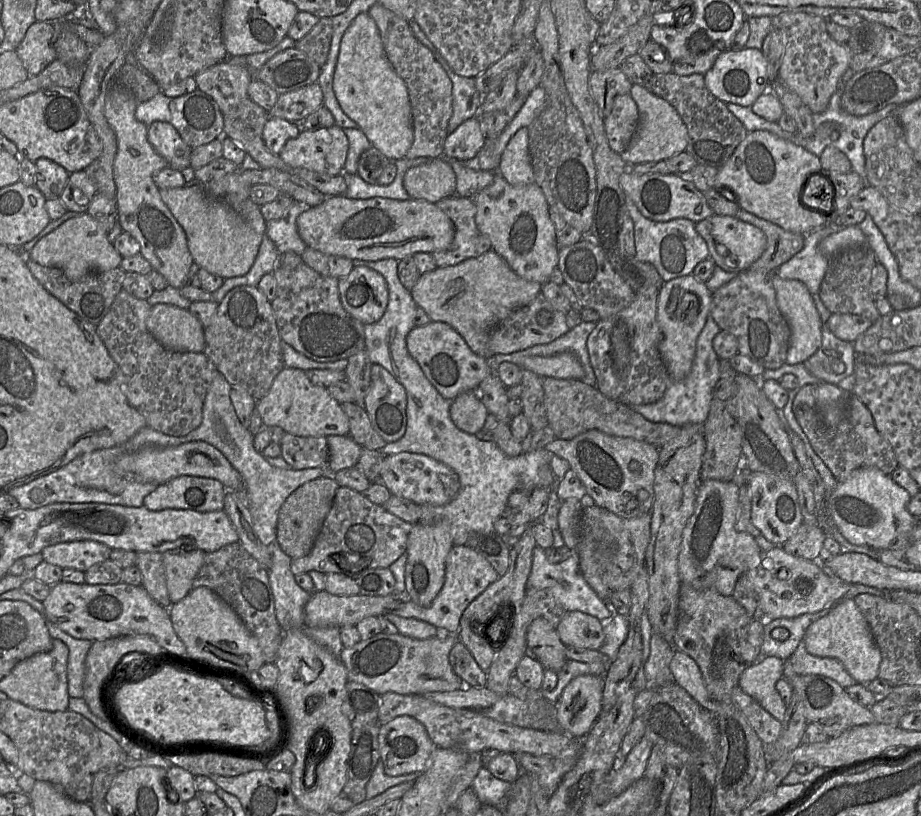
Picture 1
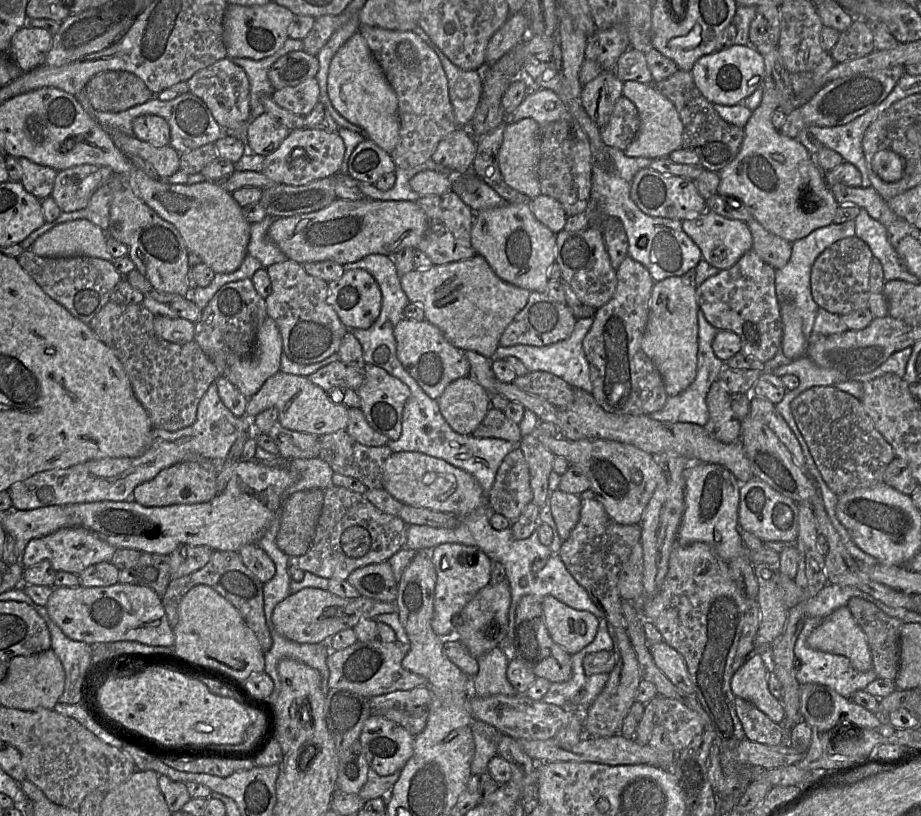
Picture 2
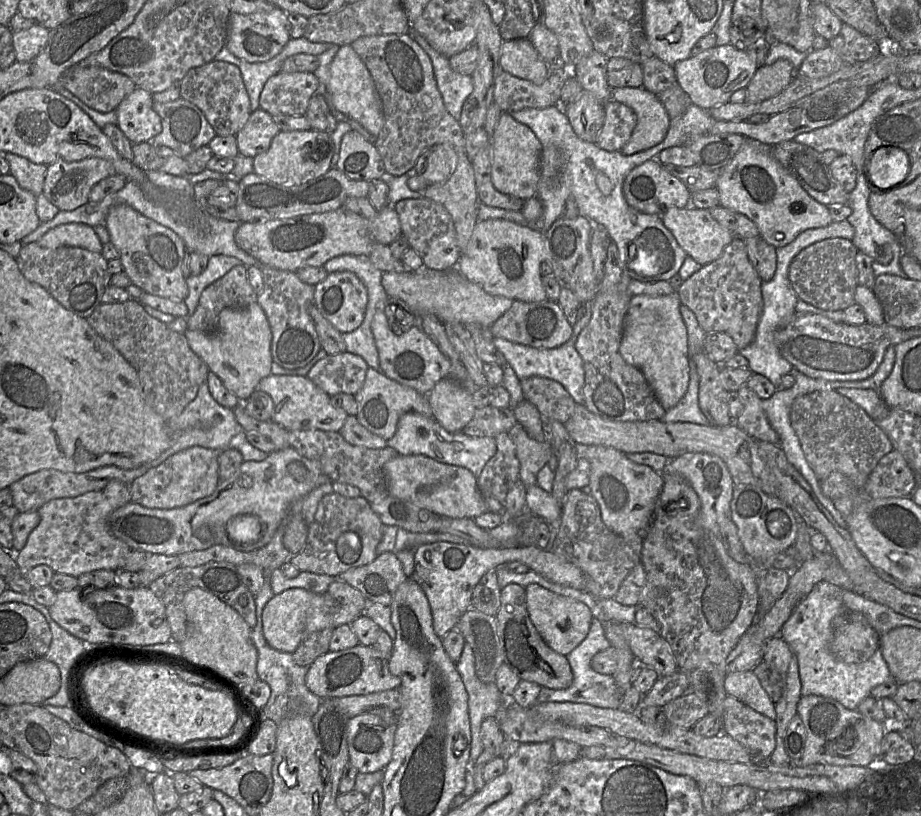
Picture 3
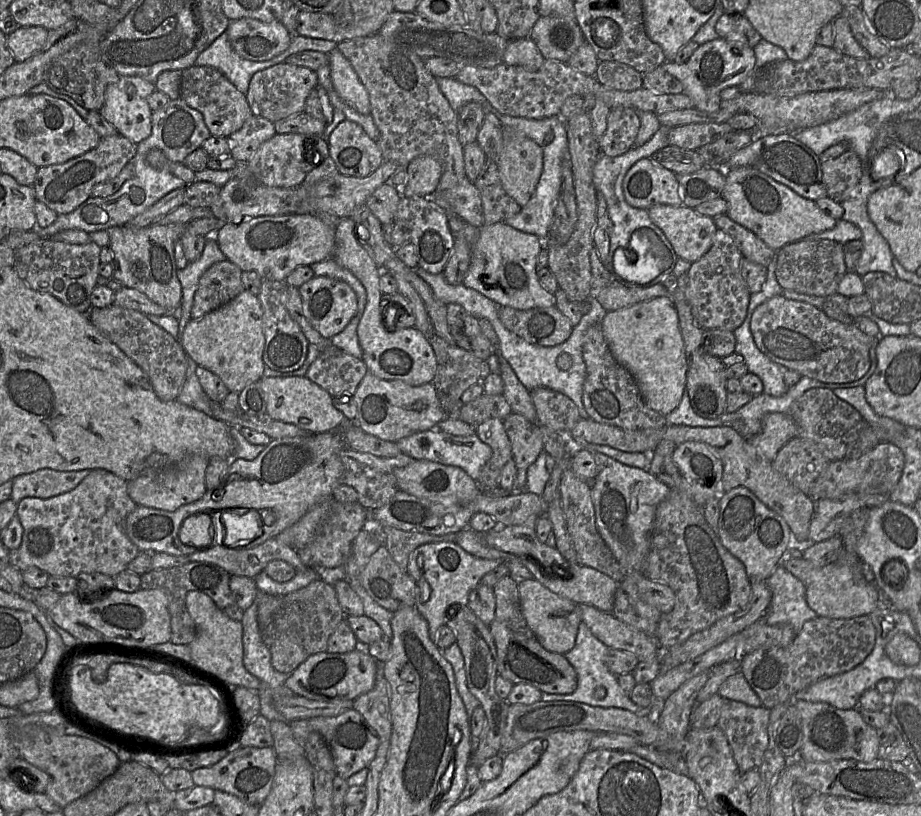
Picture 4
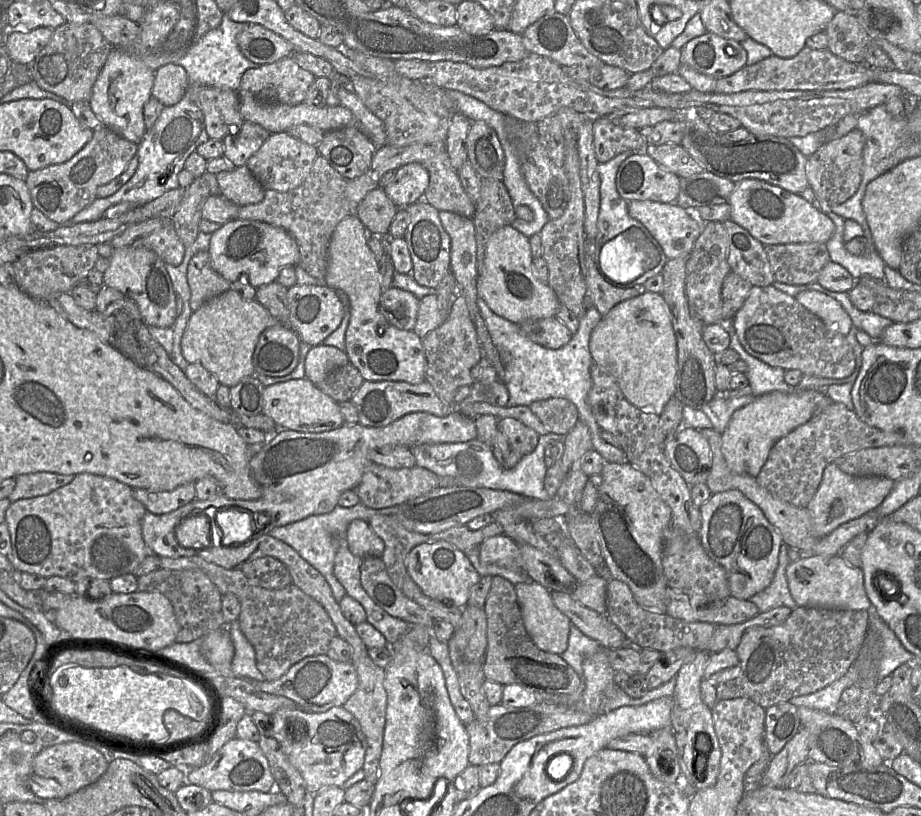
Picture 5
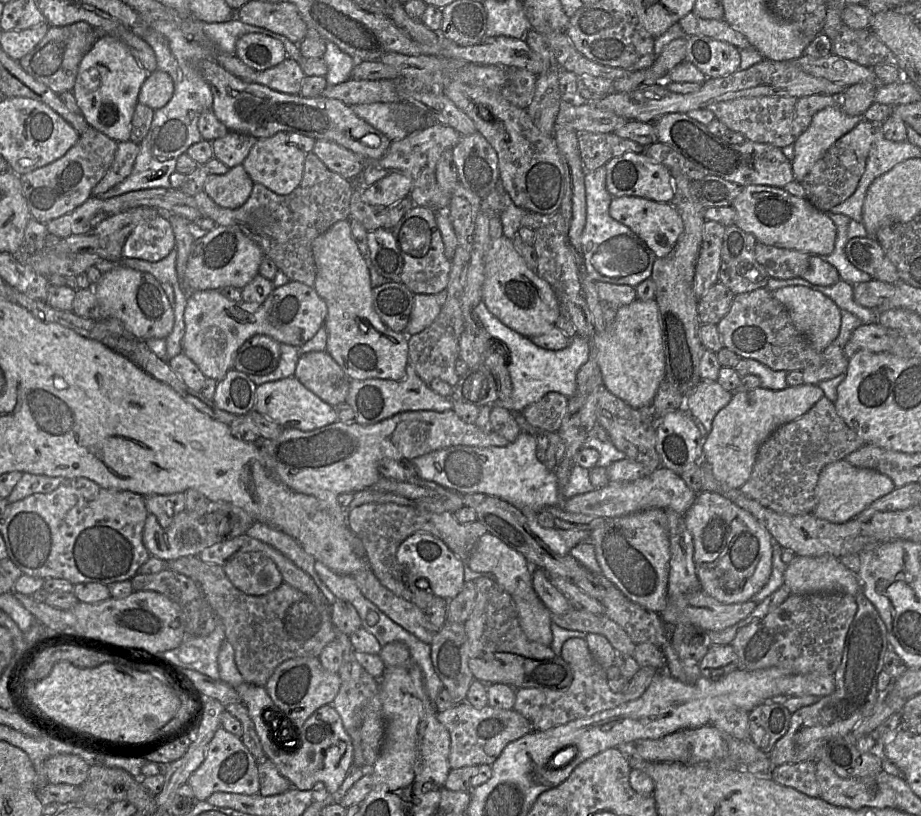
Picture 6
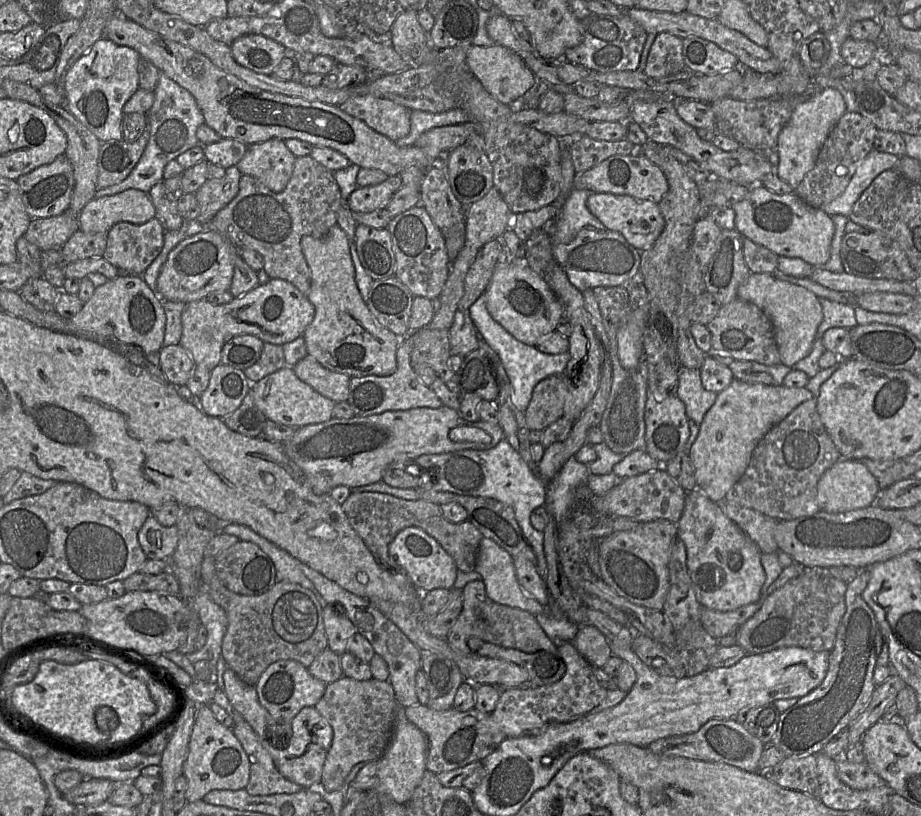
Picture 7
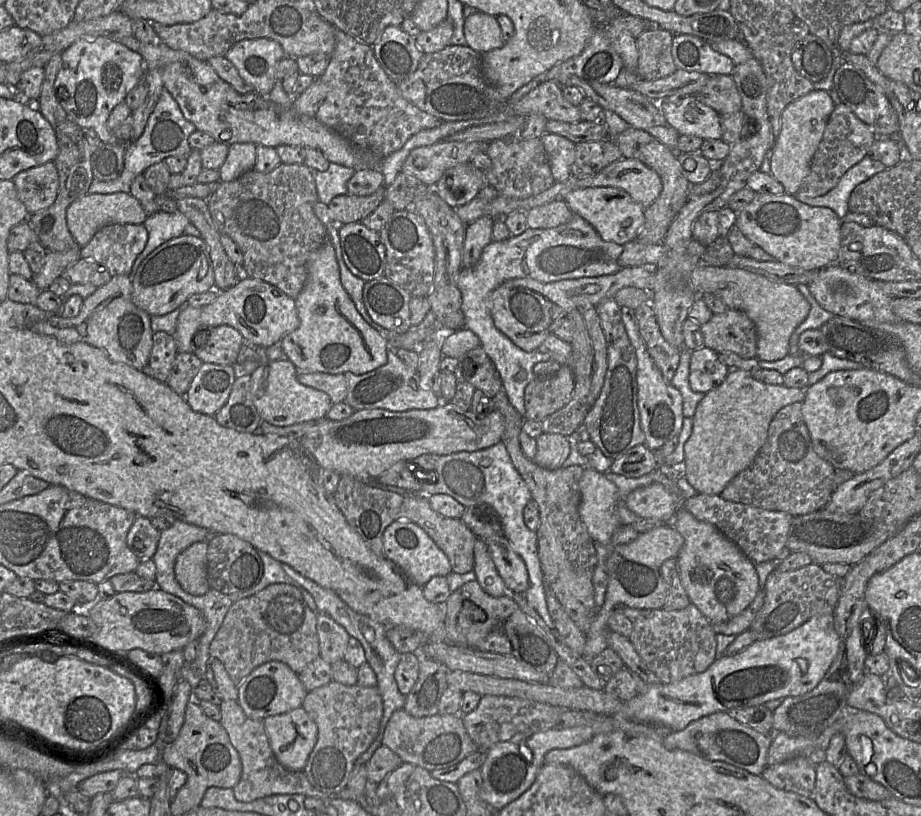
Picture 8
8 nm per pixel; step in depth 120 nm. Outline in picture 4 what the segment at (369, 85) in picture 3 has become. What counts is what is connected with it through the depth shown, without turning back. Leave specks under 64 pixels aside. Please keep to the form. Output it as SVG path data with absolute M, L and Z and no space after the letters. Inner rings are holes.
M337 48L328 55L330 76L337 94L361 114L371 114L368 92L351 63Z

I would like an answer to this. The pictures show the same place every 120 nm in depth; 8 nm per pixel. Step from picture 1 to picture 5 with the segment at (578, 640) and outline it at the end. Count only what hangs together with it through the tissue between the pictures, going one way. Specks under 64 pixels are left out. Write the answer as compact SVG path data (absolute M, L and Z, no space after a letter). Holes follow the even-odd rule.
M534 582L514 585L525 629L535 645L562 654L568 646L570 619L554 604L550 591Z

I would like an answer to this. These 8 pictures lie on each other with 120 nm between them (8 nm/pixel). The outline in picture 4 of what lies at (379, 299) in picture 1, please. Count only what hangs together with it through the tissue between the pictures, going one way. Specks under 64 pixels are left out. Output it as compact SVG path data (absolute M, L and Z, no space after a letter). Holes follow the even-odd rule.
M314 276L298 288L303 314L310 325L326 339L340 333L357 312L357 296L344 281L326 276Z

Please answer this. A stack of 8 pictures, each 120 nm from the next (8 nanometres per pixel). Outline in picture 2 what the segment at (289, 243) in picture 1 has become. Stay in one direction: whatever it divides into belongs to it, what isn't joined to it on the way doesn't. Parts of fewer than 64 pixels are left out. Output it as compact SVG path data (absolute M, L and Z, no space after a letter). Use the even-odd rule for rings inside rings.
M266 216L262 221L252 223L250 226L247 253L259 260L262 268L287 259L286 255L268 237L268 229L277 218L279 217Z

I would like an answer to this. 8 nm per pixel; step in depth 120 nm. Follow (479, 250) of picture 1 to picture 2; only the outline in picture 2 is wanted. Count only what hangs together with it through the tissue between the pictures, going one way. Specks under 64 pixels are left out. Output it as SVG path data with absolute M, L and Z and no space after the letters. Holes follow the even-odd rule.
M450 190L441 195L421 196L415 202L427 218L427 228L417 249L427 255L433 265L462 261L476 255L470 236L474 211L456 193Z

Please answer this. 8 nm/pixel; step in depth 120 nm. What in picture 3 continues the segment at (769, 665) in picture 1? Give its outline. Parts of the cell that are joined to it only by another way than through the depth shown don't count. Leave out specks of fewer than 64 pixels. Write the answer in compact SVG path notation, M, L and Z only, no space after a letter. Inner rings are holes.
M753 670L728 673L725 677L724 688L727 695L775 720L775 703L764 690Z

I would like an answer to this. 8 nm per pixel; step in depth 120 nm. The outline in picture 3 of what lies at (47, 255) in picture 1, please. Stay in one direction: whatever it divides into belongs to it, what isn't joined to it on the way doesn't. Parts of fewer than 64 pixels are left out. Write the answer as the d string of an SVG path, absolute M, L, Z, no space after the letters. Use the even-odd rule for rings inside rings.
M67 223L56 226L44 234L38 244L45 248L71 246L102 253L103 244L94 228L83 223Z

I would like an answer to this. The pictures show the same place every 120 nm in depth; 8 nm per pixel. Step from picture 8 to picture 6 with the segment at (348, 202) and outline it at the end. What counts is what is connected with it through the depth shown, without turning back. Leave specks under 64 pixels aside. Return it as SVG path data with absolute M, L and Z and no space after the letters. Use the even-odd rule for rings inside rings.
M390 171L383 179L362 190L361 199L370 205L392 207L409 197L412 180L401 172Z

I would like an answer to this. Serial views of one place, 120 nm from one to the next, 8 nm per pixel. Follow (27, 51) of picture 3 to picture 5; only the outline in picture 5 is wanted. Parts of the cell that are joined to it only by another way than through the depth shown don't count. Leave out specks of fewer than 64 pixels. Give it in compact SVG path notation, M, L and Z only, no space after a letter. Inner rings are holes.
M48 27L9 29L4 46L12 64L29 65L50 41L53 30Z

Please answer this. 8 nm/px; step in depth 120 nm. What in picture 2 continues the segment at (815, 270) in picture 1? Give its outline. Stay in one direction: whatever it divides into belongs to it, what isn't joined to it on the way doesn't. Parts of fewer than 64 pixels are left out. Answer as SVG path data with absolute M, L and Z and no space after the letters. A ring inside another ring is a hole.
M853 220L842 224L831 223L828 226L819 228L811 232L808 236L796 240L792 243L792 253L789 261L780 269L775 270L775 290L779 304L793 303L802 317L803 332L809 337L812 333L818 305L814 301L811 293L811 270L817 257L833 243L855 236L855 222Z

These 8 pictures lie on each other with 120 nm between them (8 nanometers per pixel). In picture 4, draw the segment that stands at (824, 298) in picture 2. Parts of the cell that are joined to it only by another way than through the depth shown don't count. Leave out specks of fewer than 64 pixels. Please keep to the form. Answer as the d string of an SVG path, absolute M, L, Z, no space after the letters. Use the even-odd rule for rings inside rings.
M798 240L776 251L776 279L783 289L827 297L837 294L838 284L848 272L843 244L833 240Z

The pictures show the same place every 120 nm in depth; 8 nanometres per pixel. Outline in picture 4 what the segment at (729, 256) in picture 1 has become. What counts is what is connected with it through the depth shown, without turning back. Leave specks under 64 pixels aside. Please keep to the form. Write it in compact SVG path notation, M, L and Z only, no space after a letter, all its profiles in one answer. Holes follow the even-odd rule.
M656 205L647 212L680 259L693 263L710 249L718 229L712 217L700 215L683 205Z

